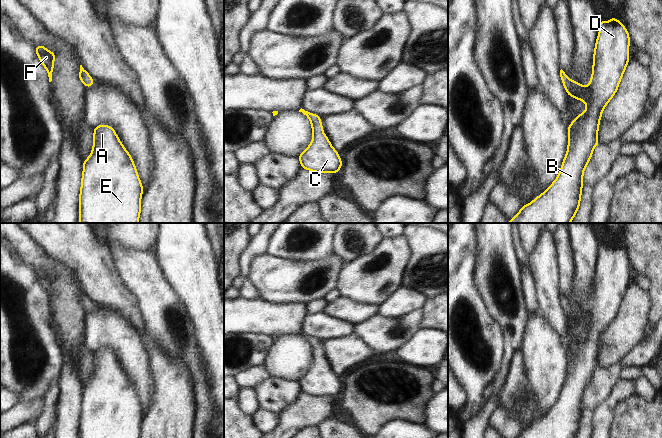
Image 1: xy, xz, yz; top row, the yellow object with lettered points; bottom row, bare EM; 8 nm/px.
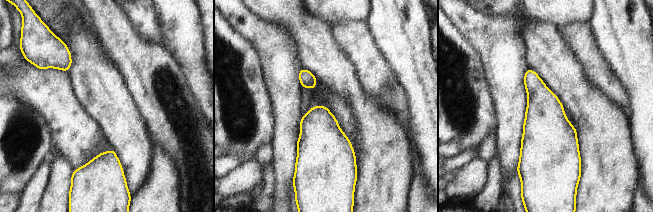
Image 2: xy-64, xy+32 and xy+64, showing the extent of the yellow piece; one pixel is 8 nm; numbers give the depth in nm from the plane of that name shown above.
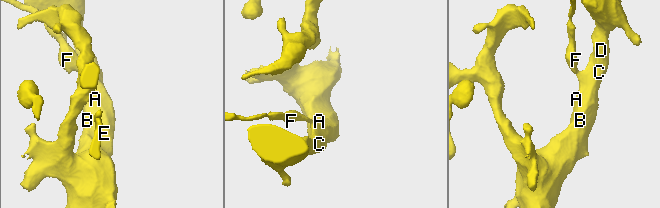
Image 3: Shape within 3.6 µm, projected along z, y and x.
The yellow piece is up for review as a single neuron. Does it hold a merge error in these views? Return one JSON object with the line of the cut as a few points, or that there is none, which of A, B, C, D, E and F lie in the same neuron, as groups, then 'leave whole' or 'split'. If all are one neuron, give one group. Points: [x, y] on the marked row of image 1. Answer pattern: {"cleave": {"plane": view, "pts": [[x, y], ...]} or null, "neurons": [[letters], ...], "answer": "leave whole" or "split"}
{"cleave": null, "neurons": [["A", "B", "C", "D", "E", "F"]], "answer": "leave whole"}

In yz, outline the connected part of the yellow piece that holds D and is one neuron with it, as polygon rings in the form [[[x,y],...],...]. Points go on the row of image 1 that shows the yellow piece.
[[[611,17],[608,23],[599,19],[599,35],[593,55],[593,72],[590,83],[584,87],[568,78],[561,69],[560,77],[569,96],[586,103],[586,111],[580,113],[568,129],[568,147],[559,175],[548,189],[531,203],[524,205],[508,223],[570,223],[580,206],[583,173],[598,141],[598,129],[602,111],[618,90],[619,83],[629,62],[629,33],[620,20]]]

